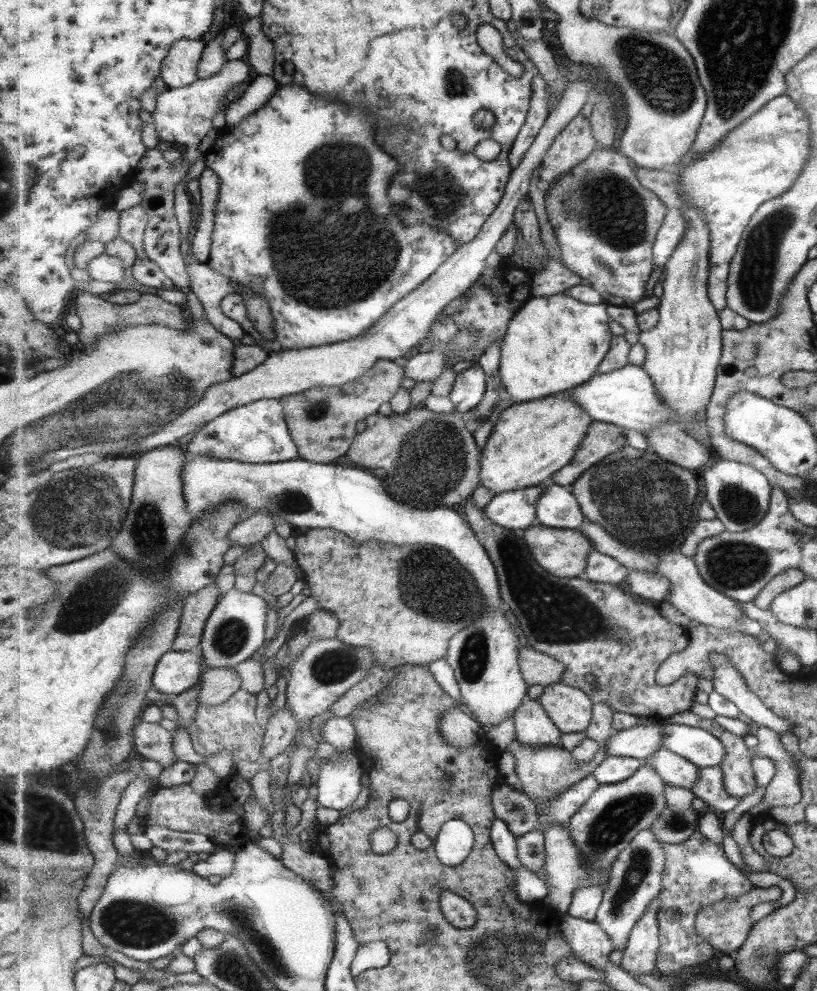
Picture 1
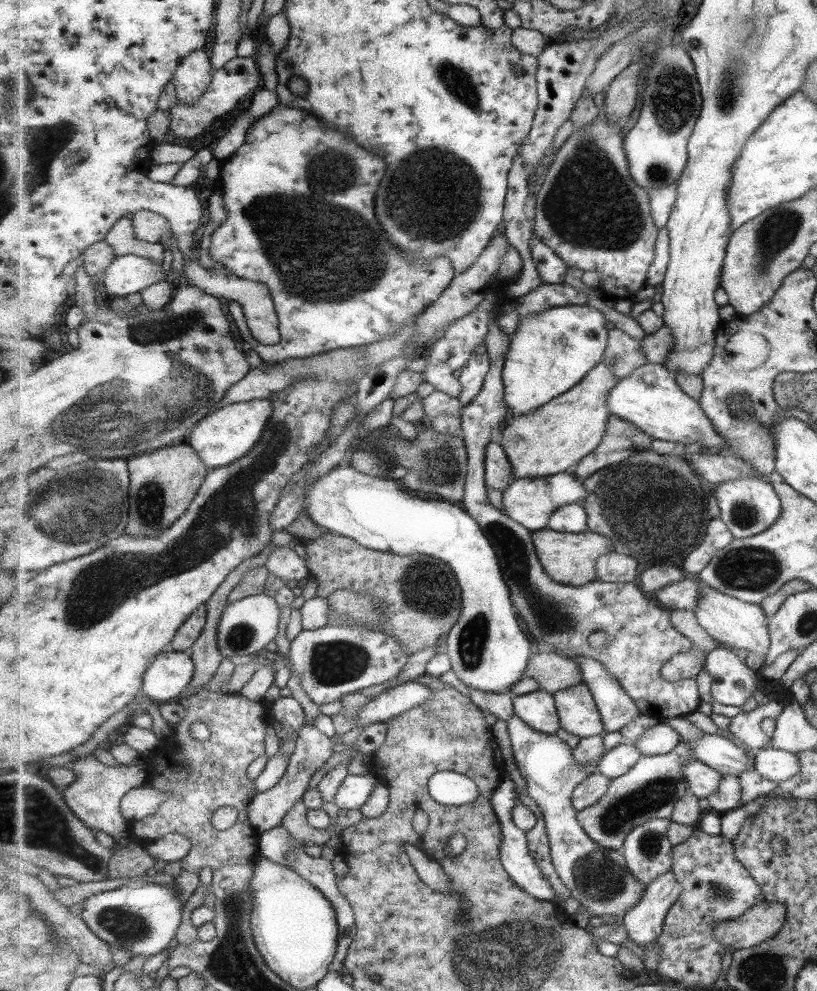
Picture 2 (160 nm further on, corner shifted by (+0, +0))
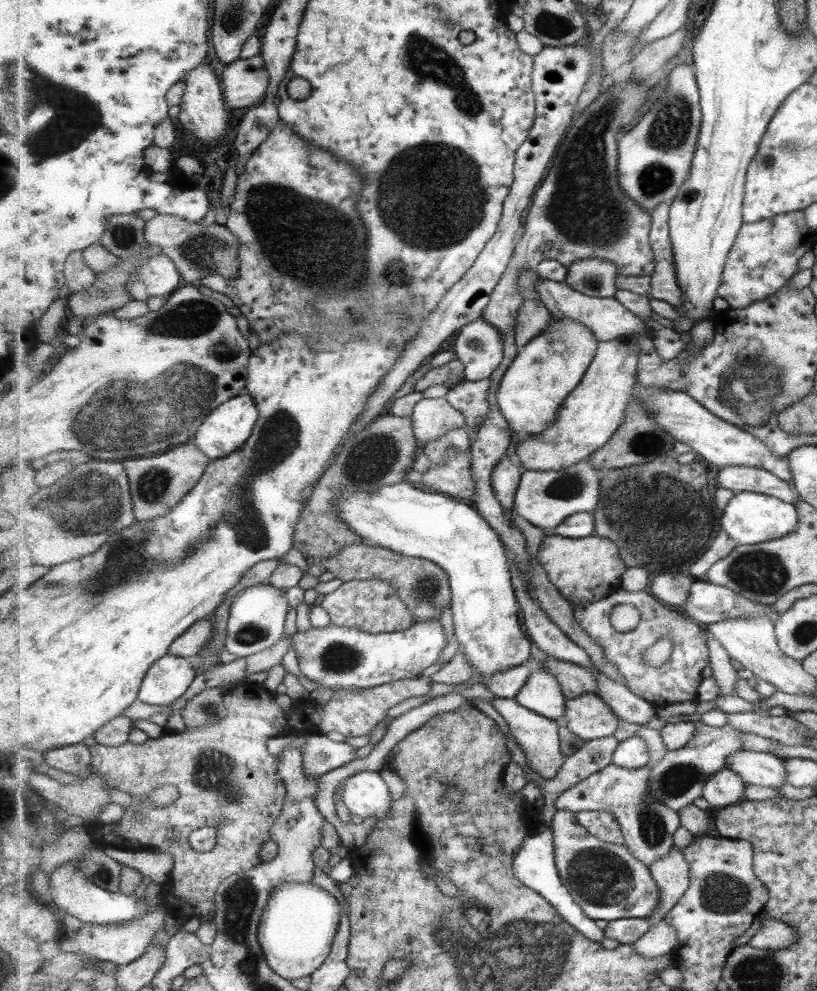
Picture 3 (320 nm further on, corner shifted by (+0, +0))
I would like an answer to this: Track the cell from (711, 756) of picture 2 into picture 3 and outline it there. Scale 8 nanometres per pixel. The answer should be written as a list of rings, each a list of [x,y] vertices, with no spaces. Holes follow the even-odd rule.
[[[741,751],[729,754],[727,769],[737,772],[747,785],[779,789],[787,781],[782,758],[773,753]]]

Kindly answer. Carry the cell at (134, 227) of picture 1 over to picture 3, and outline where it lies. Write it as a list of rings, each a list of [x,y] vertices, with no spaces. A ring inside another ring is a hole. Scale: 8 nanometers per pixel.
[[[157,215],[146,224],[146,239],[151,245],[160,246],[181,273],[183,285],[198,285],[207,275],[220,274],[228,281],[240,276],[240,248],[242,242],[226,225],[205,224],[201,219],[191,222],[177,215]]]

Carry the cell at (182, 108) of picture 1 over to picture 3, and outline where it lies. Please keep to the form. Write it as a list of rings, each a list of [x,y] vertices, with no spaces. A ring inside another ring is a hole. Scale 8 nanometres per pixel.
[[[262,54],[239,59],[222,71],[225,100],[229,107],[250,109],[266,100],[265,92],[271,83],[270,70]]]

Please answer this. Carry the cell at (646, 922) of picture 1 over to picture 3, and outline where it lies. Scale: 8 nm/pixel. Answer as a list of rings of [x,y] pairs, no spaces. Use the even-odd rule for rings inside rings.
[[[674,846],[668,855],[657,859],[650,869],[661,890],[658,910],[653,916],[645,918],[653,927],[662,922],[690,888],[691,863],[686,859],[684,849]]]

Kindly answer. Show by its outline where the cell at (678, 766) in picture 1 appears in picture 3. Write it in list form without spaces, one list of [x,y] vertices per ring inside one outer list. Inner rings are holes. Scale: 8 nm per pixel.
[[[723,769],[709,778],[709,783],[705,784],[703,798],[709,802],[709,806],[730,807],[744,801],[747,786],[747,782],[737,776],[737,772]]]

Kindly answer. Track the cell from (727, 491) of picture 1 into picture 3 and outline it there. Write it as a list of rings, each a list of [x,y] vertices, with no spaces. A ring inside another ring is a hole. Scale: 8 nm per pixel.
[[[738,492],[721,514],[721,528],[740,545],[746,546],[785,538],[794,534],[800,523],[798,508],[794,504],[759,492]]]

